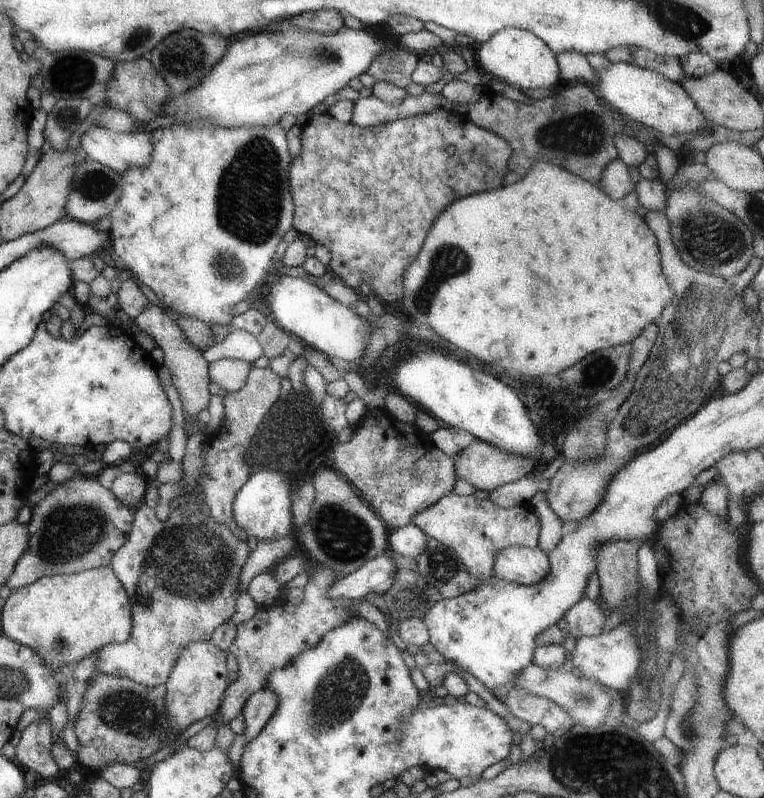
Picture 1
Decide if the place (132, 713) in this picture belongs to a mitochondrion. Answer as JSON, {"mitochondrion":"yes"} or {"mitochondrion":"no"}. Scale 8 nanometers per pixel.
{"mitochondrion":"yes"}

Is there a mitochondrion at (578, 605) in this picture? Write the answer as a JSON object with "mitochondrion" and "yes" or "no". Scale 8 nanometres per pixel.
{"mitochondrion":"no"}

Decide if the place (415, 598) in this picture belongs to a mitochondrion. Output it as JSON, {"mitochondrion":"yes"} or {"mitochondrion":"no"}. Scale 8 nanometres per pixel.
{"mitochondrion":"yes"}

